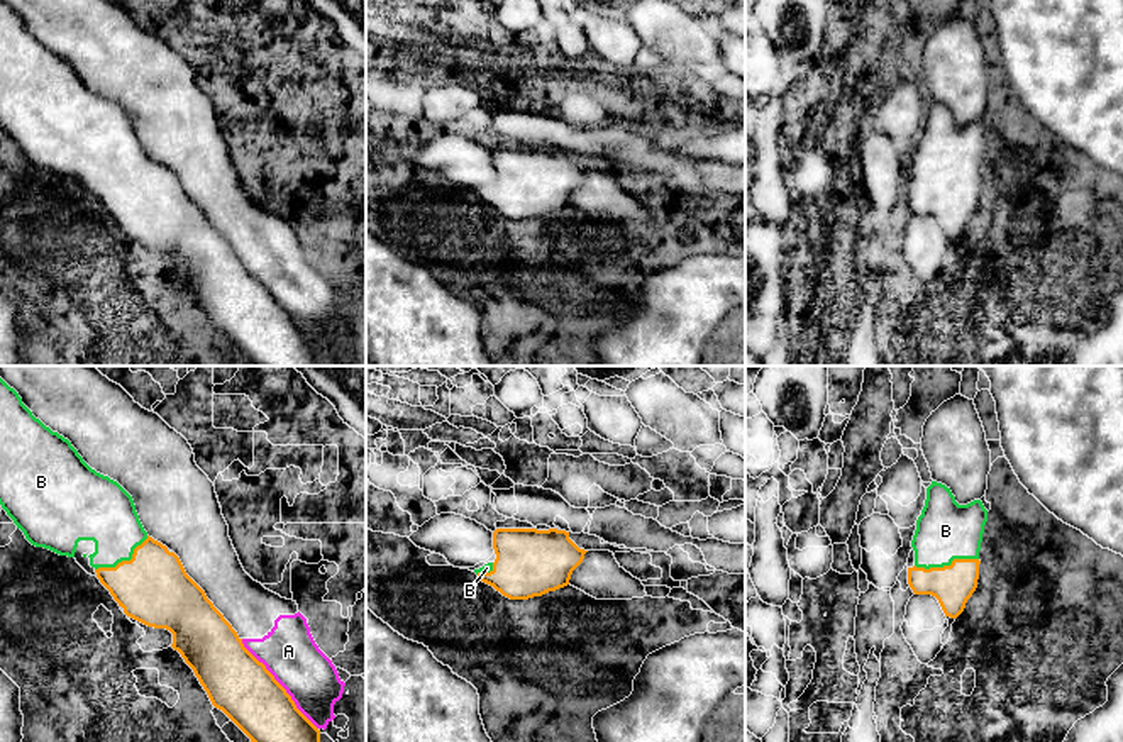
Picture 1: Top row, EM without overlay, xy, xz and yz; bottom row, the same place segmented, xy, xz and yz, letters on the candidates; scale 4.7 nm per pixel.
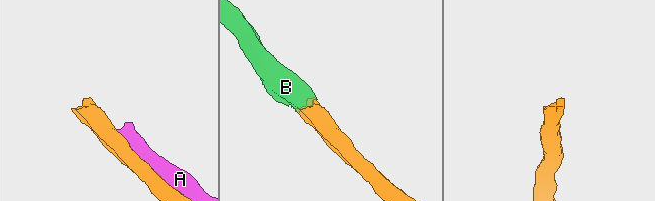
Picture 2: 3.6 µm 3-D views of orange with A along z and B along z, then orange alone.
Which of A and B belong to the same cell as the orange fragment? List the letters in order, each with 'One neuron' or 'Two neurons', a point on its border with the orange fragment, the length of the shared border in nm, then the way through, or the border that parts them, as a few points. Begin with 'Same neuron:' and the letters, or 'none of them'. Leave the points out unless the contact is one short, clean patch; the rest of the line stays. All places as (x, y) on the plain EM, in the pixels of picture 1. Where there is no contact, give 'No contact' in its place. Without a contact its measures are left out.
Same neuron: B
A: Two neurons. Touches orange at xy (280, 305). Shared border 550 nm
B: One neuron. Touches orange at yz (945, 187). Shared border 300 nm

